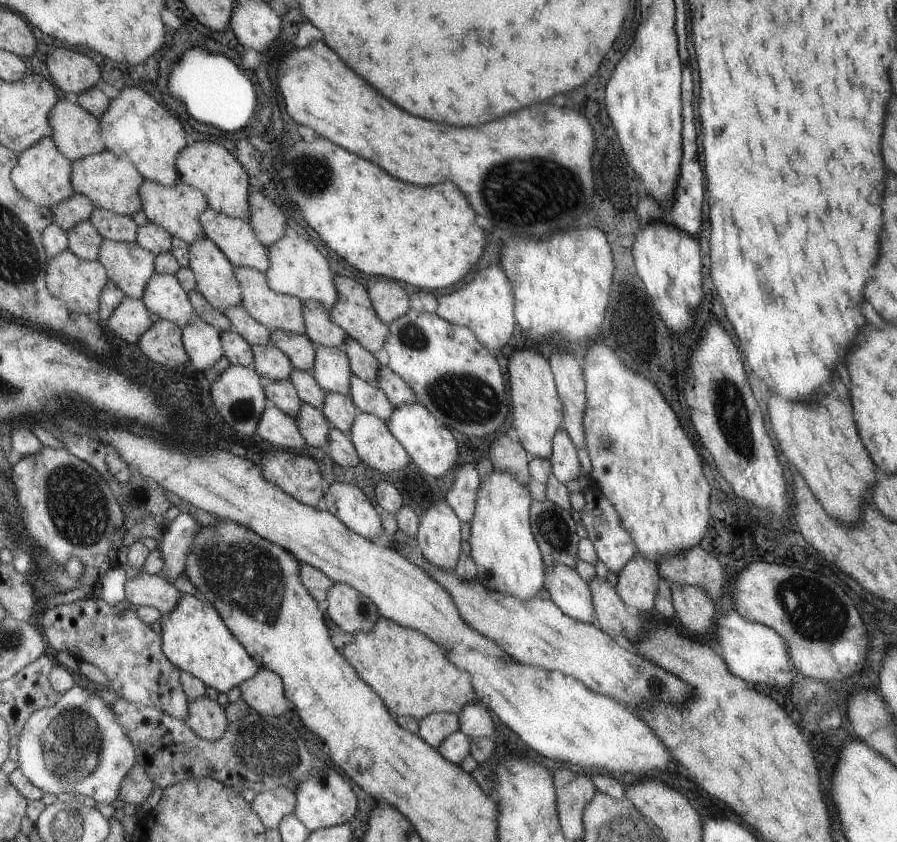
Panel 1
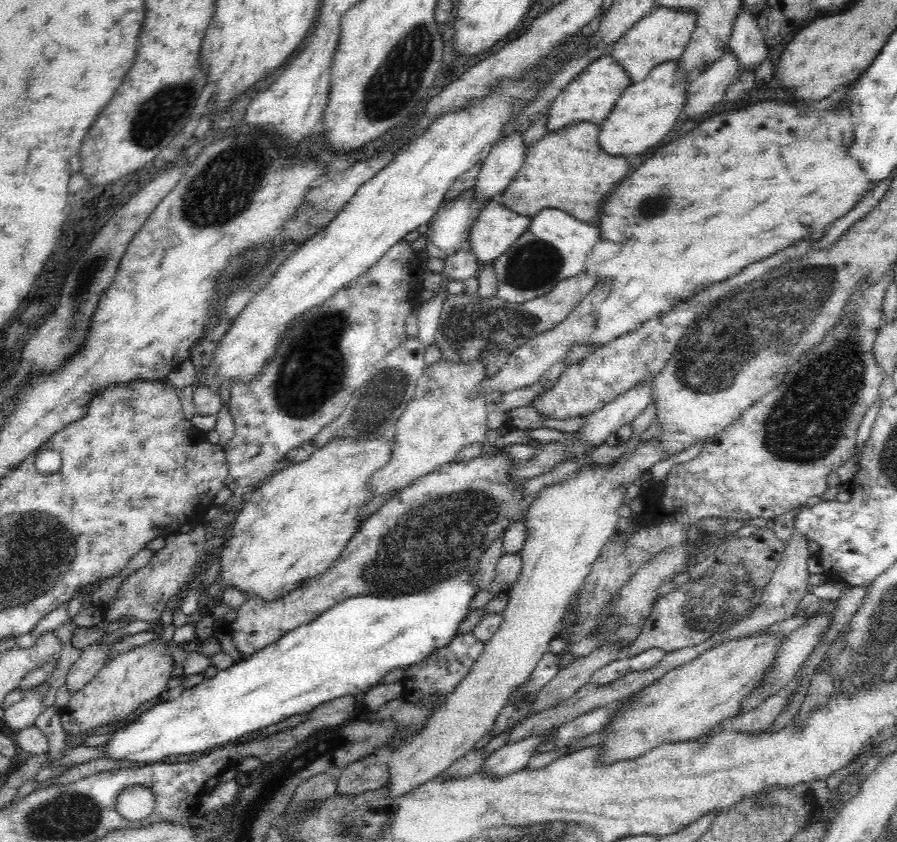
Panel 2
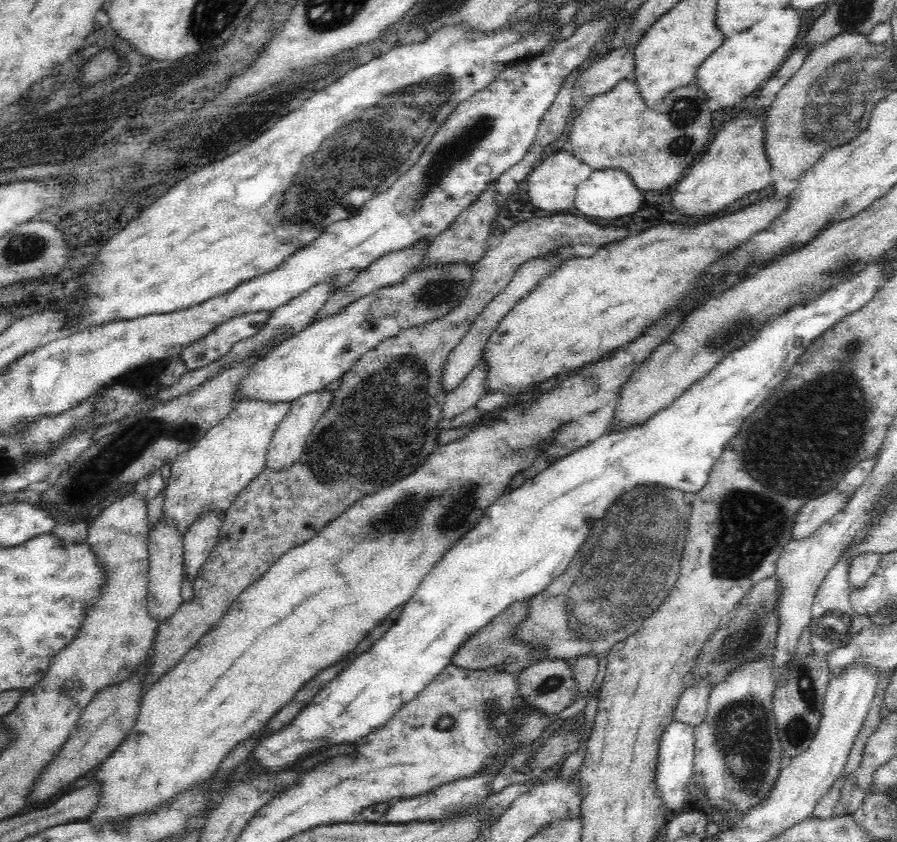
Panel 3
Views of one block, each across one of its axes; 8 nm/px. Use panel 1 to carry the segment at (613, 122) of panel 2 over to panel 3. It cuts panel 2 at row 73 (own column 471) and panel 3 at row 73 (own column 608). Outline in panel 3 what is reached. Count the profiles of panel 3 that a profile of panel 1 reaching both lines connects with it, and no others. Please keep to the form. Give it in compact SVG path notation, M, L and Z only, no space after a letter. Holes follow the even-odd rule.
M769 8L755 26L746 31L735 33L726 37L724 44L710 53L700 66L694 84L706 90L706 94L714 100L718 100L720 107L735 106L752 95L754 90L762 86L762 82L775 76L779 66L785 62L788 56L786 52L793 50L792 46L796 36L801 31L802 14L798 9Z

